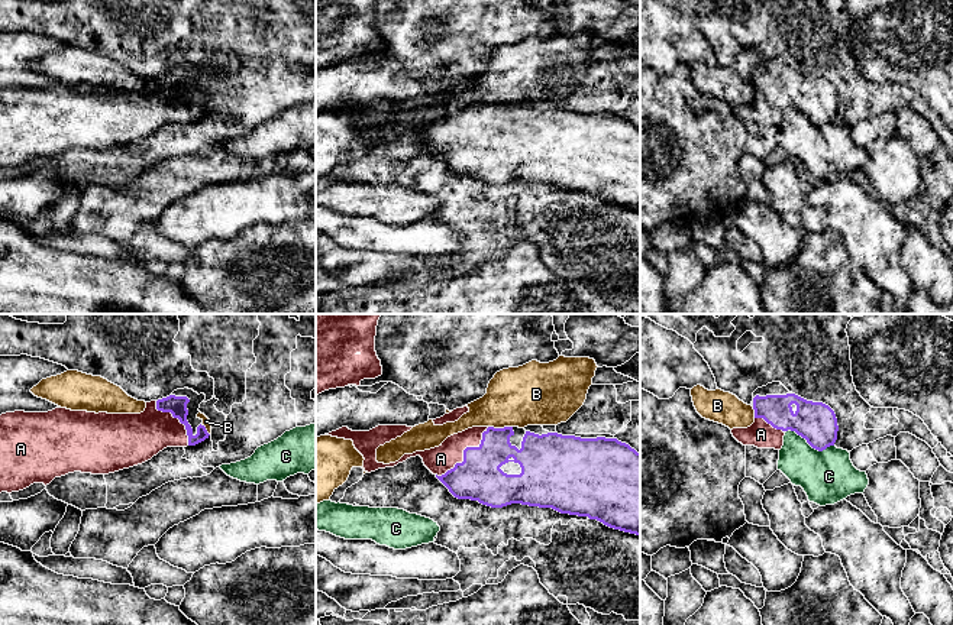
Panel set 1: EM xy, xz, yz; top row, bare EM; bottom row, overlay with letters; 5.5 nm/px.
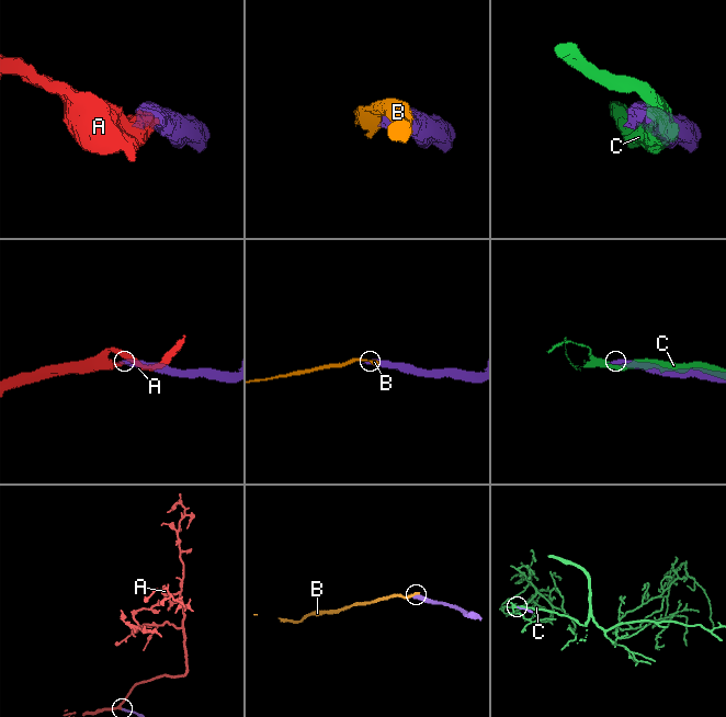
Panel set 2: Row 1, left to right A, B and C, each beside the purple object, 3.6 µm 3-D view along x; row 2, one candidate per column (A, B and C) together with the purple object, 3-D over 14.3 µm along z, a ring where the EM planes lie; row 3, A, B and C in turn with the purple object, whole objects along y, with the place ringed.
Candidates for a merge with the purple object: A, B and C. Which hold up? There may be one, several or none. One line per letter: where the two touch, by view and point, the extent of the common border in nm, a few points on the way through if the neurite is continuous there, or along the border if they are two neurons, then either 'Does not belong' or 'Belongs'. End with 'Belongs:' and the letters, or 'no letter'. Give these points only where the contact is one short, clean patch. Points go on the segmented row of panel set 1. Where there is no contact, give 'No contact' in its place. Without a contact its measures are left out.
A: Touches purple at xz (464, 453). Shared border 400 nm. Belongs
B: Touches purple at xz (500, 428). Shared border 140 nm. Boundary: xz (488, 426), (511, 427). Does not belong
C: Touches purple at yz (813, 447). Shared border 260 nm. Does not belong
Belongs: A

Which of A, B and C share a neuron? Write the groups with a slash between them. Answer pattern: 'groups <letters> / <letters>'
groups A / B / C

